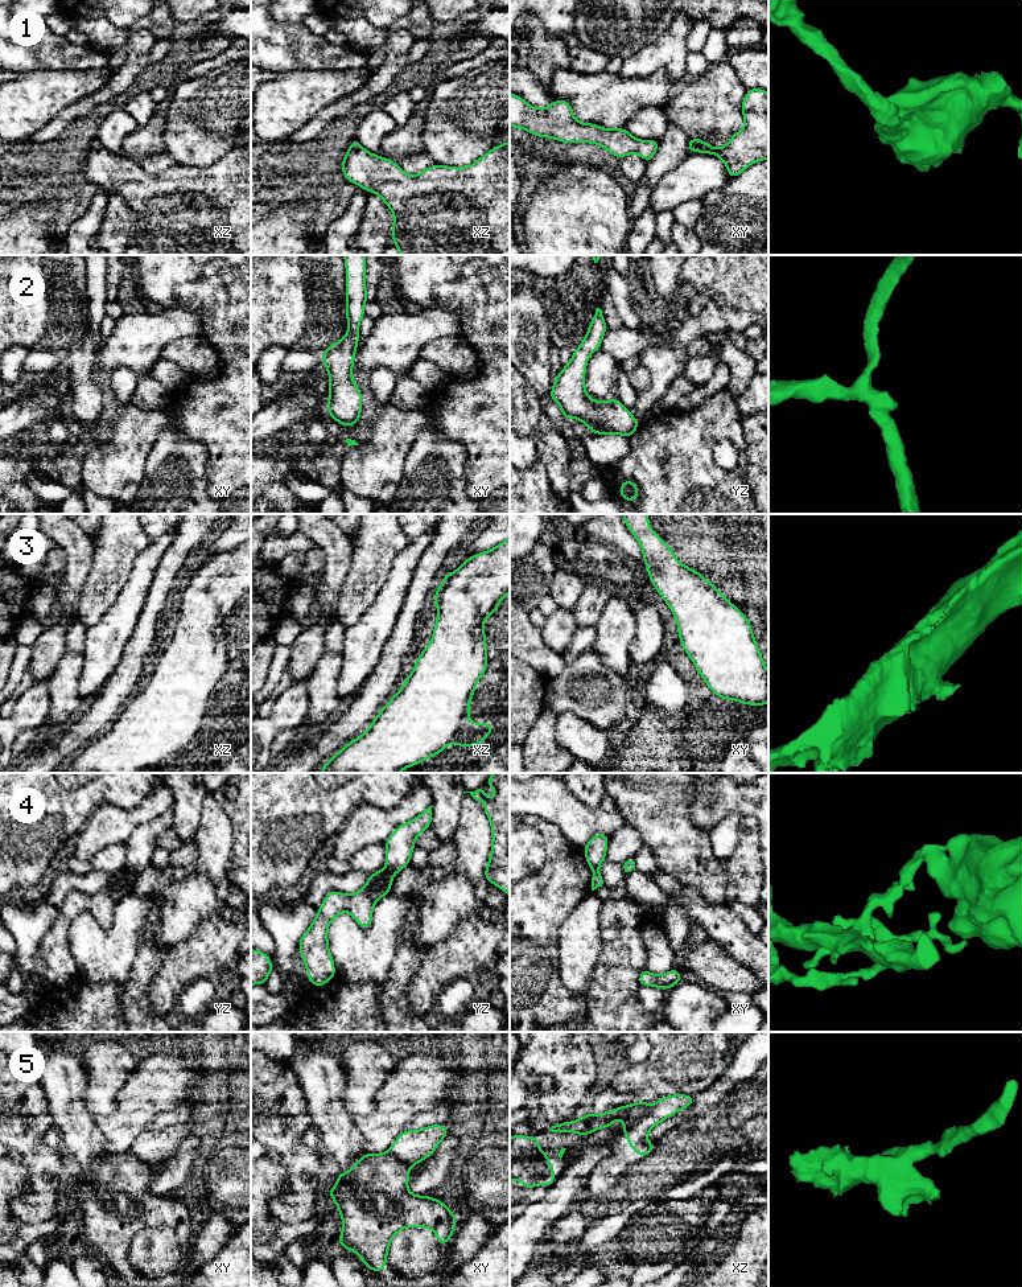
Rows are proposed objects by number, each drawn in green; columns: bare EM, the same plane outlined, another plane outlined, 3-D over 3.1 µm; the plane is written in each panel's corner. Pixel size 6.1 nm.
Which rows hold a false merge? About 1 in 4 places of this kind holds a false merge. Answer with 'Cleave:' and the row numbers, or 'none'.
Cleave: 4, 5

